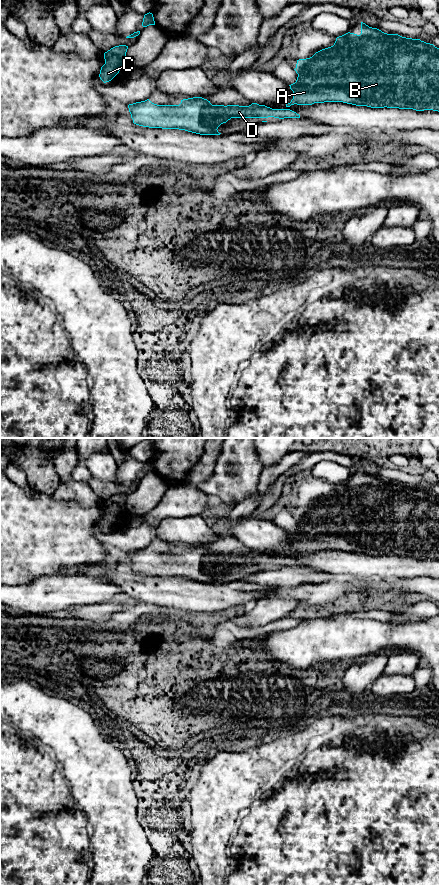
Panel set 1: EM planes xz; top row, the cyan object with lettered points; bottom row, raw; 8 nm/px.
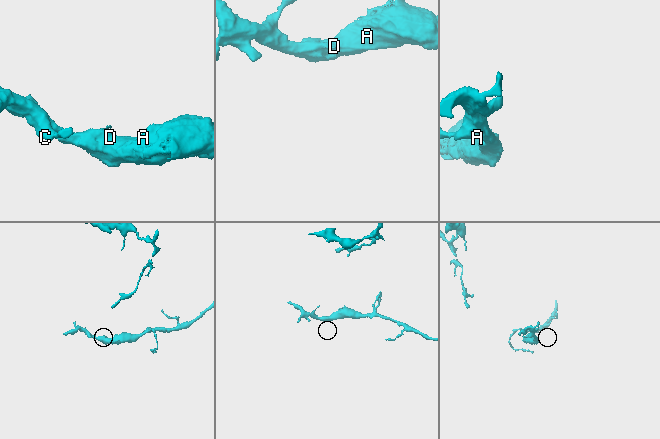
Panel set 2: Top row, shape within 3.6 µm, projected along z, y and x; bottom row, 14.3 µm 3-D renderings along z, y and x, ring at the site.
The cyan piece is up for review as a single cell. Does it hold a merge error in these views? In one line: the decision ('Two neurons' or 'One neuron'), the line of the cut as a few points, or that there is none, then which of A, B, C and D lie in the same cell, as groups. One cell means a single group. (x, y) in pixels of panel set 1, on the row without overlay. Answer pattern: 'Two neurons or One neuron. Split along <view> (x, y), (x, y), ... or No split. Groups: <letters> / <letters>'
One neuron. No split. Groups: A B C D

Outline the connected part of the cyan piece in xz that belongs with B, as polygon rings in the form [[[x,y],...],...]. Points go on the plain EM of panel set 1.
[[[361,470],[361,482],[346,481],[336,486],[333,494],[316,500],[312,505],[297,508],[298,522],[295,531],[289,533],[293,547],[286,552],[286,557],[272,557],[265,553],[252,551],[249,554],[212,553],[202,545],[181,548],[179,553],[157,553],[149,547],[129,552],[133,571],[143,575],[179,577],[200,583],[220,583],[218,575],[231,566],[300,566],[300,563],[289,557],[291,553],[312,553],[324,550],[343,550],[356,554],[371,556],[399,556],[416,559],[433,558],[439,560],[439,496],[420,487],[402,485],[398,482],[387,482]]]

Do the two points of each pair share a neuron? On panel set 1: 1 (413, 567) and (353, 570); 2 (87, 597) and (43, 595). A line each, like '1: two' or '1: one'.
1: one
2: one

